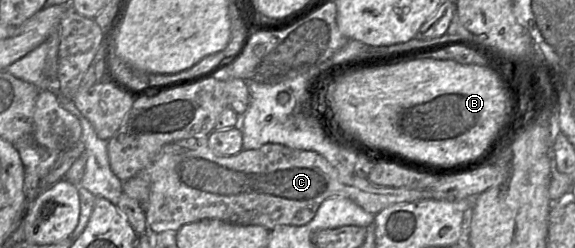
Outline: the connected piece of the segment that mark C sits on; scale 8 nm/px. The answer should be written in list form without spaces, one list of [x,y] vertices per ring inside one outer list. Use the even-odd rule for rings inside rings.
[[[208,136],[192,137],[165,145],[155,160],[137,176],[150,183],[150,197],[144,205],[148,232],[178,231],[183,225],[205,219],[218,219],[239,225],[260,225],[268,230],[279,225],[302,226],[315,216],[321,203],[330,197],[345,197],[366,212],[378,212],[400,203],[433,199],[431,190],[411,190],[376,186],[368,179],[342,175],[315,151],[268,143],[258,149],[242,150],[233,156],[219,156],[208,145]]]

